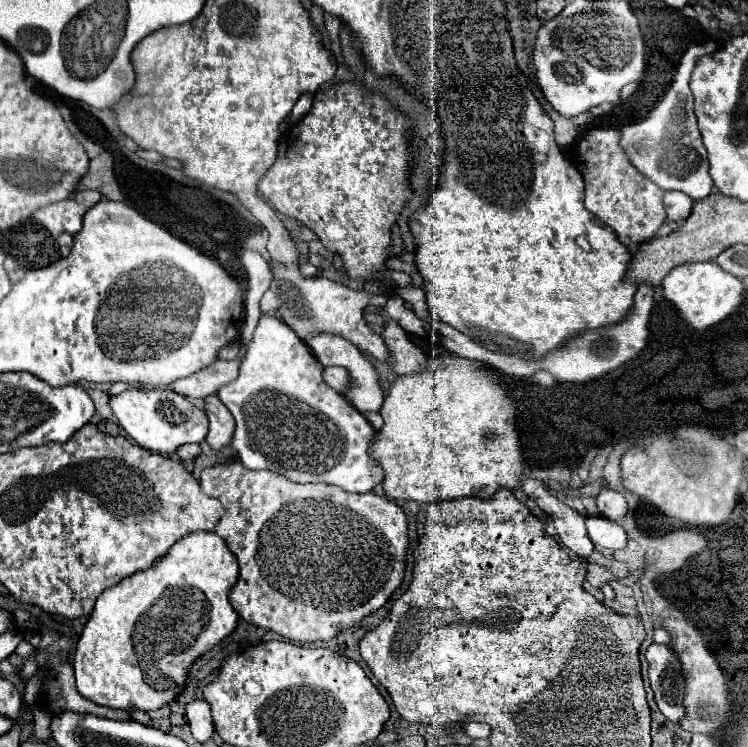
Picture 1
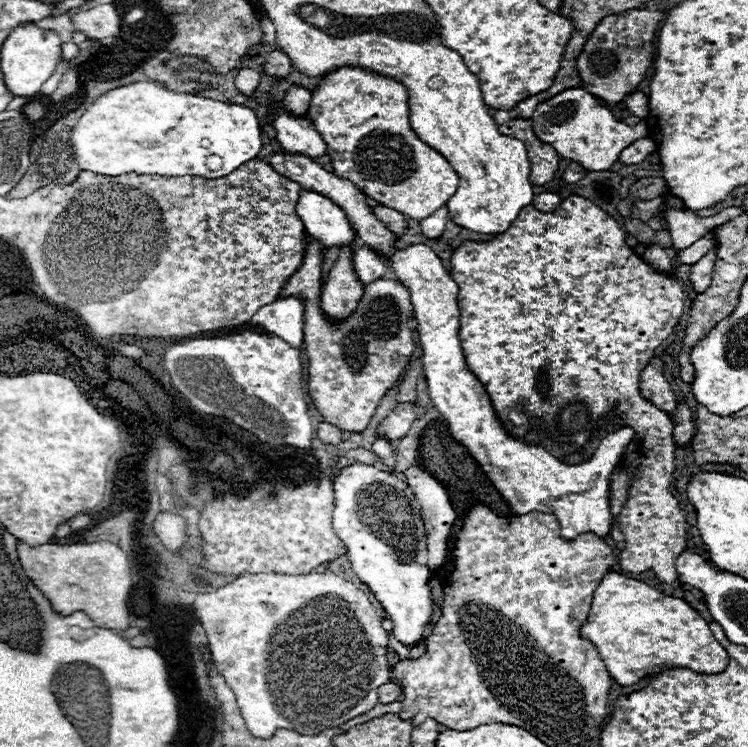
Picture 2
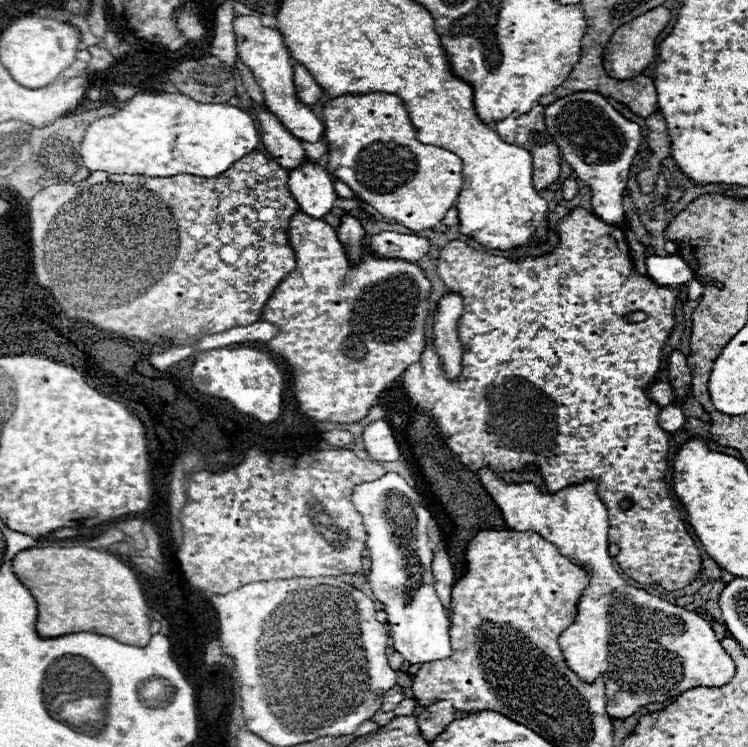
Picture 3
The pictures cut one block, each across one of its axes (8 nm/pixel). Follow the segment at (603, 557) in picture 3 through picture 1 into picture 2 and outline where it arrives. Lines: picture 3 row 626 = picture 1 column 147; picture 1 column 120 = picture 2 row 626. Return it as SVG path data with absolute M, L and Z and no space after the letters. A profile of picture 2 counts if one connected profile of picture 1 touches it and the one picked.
M608 572L594 590L590 618L580 626L580 636L596 646L618 686L632 686L646 676L670 668L718 674L728 666L728 652L718 644L708 622L694 608L680 598L666 596L644 582L616 572Z

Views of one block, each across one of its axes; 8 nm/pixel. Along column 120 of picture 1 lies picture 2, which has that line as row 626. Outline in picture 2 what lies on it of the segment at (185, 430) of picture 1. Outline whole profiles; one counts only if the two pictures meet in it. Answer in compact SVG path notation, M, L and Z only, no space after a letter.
M356 462L334 480L334 506L332 524L346 544L352 570L382 604L386 618L394 624L396 640L418 646L432 620L434 598L428 584L426 530L416 496L396 474Z

